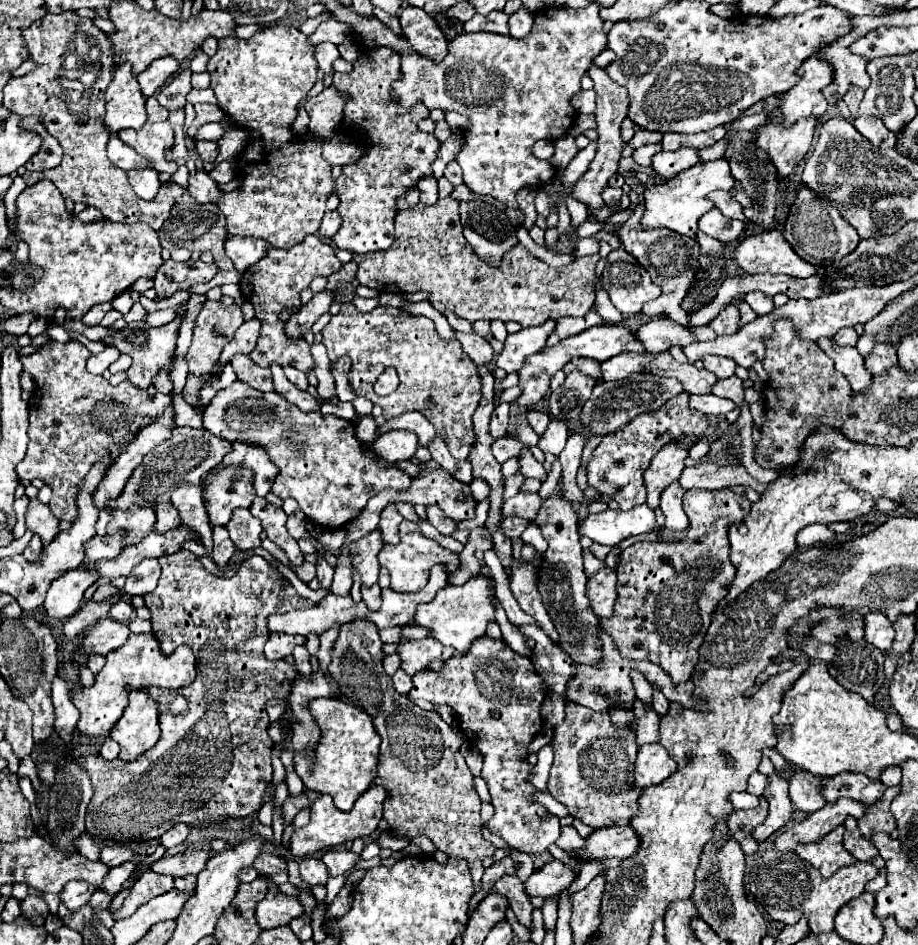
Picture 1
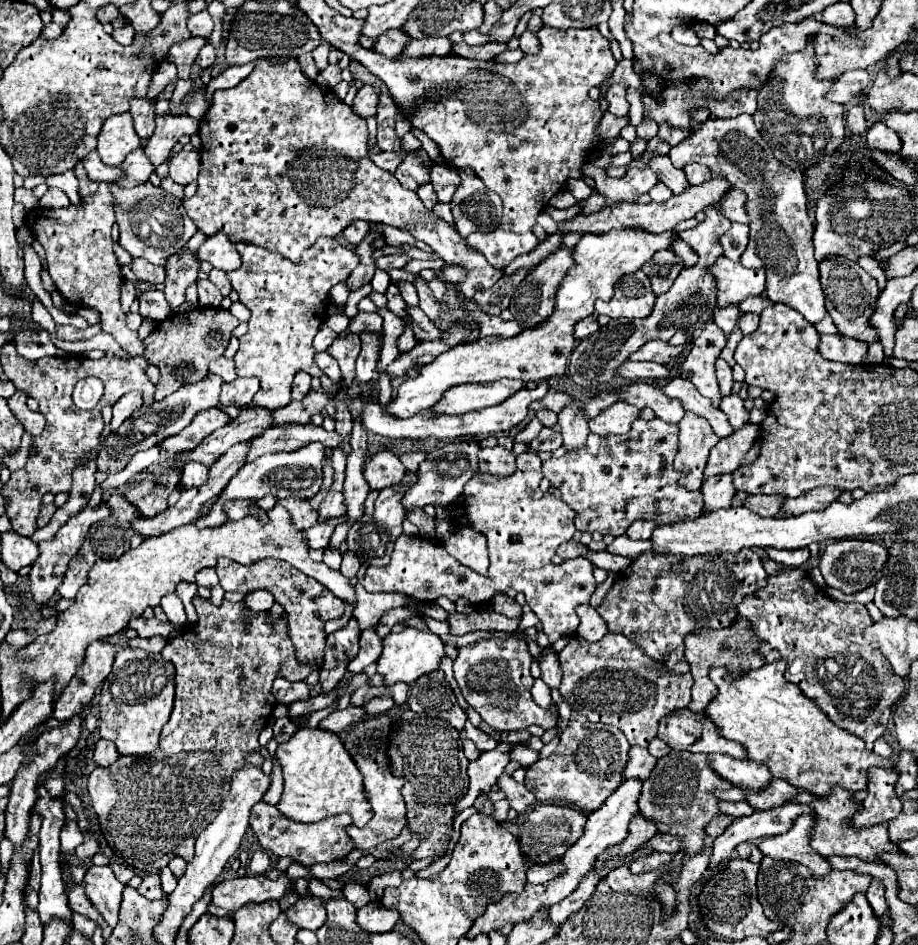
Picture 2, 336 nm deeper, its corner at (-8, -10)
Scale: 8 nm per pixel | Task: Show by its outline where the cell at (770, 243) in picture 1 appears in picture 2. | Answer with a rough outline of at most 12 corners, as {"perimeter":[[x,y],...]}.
{"perimeter":[[724,255],[714,265],[718,307],[766,289],[764,269]]}

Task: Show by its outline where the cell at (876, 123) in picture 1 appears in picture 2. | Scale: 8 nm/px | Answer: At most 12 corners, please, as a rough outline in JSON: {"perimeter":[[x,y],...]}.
{"perimeter":[[884,121],[868,129],[870,149],[900,151],[898,135]]}

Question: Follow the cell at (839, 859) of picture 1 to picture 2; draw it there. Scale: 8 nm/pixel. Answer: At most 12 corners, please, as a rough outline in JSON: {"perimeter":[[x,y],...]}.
{"perimeter":[[800,815],[790,831],[764,839],[772,859],[802,863],[820,879],[832,865],[810,845],[816,821]]}

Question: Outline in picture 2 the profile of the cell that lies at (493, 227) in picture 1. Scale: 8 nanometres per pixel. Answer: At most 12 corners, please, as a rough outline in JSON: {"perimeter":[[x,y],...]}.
{"perimeter":[[474,171],[450,201],[454,227],[466,237],[490,233],[502,199]]}

